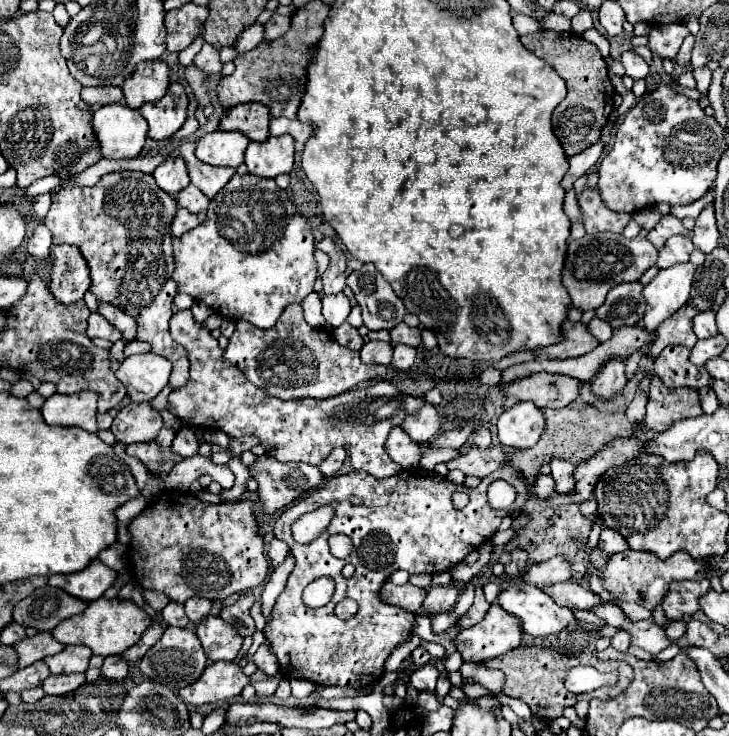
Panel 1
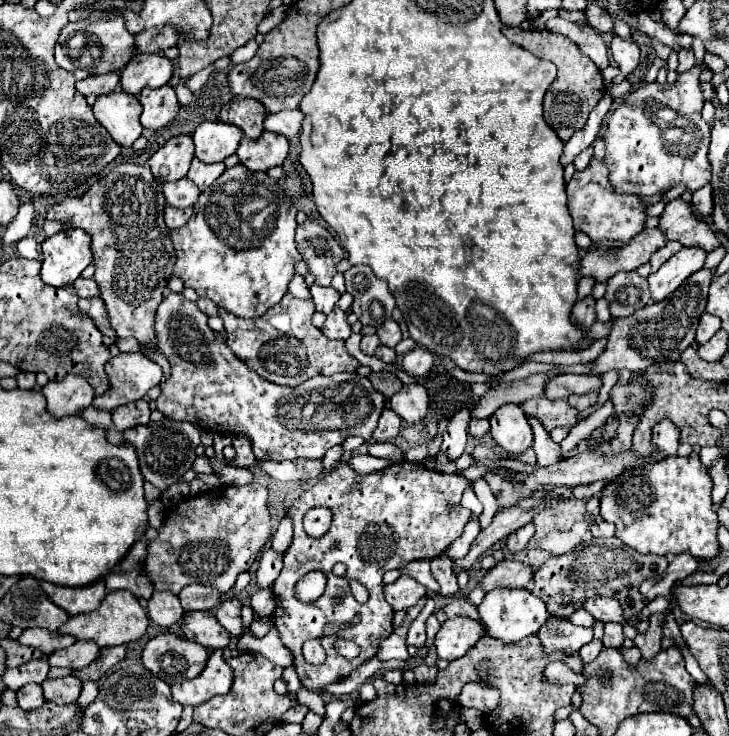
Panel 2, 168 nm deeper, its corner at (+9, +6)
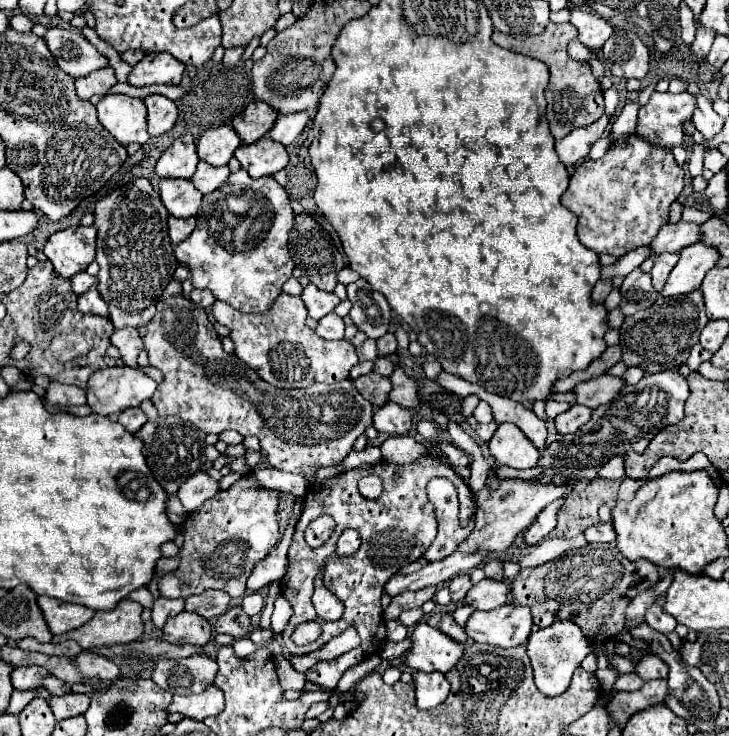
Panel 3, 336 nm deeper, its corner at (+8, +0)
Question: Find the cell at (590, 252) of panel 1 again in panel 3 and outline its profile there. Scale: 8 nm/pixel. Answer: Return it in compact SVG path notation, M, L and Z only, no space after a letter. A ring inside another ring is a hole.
M677 222L677 224L665 224L663 230L655 236L655 242L651 242L653 258L657 258L661 252L679 252L681 248L699 242L703 236L701 226L693 222Z

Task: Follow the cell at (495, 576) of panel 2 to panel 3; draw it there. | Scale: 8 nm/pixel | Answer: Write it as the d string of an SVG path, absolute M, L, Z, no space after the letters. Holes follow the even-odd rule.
M481 580L475 584L461 604L473 606L475 610L493 610L509 602L509 590L507 582L495 582L495 580Z

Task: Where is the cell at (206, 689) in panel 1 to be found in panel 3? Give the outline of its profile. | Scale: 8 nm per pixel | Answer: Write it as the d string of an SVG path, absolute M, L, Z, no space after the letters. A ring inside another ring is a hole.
M209 686L201 694L173 696L173 702L167 706L167 714L179 712L183 718L203 720L207 716L217 716L223 708L225 708L223 692L217 686Z

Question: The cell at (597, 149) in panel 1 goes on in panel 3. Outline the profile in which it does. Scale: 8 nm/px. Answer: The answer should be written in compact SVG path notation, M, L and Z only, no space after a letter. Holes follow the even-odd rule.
M601 116L599 122L595 122L591 126L585 126L585 128L579 128L579 130L573 130L565 138L561 138L555 146L561 162L565 166L573 166L577 160L587 158L593 142L603 136L607 124L609 124L609 118Z

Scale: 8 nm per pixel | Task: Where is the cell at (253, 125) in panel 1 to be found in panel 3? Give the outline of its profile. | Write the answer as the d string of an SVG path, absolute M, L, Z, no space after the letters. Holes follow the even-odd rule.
M253 102L241 116L233 120L233 128L245 144L253 144L271 130L277 116L279 114L267 102Z

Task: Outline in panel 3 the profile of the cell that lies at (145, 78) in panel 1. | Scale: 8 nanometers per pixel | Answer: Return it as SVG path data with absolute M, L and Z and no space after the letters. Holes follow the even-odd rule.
M145 54L145 58L133 66L129 84L151 86L151 84L179 84L185 64L175 60L171 54Z

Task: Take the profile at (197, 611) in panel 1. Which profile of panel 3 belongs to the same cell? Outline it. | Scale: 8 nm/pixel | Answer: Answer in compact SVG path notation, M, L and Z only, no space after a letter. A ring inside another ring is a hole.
M207 590L201 596L191 596L185 600L185 610L187 612L195 612L207 620L221 616L231 604L231 598L227 596L227 592L219 592L219 590Z

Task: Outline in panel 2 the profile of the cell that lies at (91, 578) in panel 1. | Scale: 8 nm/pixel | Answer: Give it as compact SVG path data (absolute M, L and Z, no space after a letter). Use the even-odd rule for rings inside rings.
M42 580L40 586L50 596L50 600L54 600L54 604L64 608L70 616L82 614L82 612L92 612L94 608L98 608L98 604L102 602L102 598L106 594L104 580L96 580L94 584L76 586L76 588L58 586L58 584Z

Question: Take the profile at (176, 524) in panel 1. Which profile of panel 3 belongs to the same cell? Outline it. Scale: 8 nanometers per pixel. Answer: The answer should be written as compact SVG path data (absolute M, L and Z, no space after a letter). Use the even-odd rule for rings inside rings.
M247 474L247 476L241 476L231 488L219 490L199 510L191 512L185 520L185 546L179 552L181 564L175 572L167 572L159 580L157 586L161 596L189 598L195 594L203 594L205 590L223 590L231 598L241 598L245 594L245 582L251 576L255 564L263 560L279 542L277 504L279 504L279 492L263 488L253 474Z

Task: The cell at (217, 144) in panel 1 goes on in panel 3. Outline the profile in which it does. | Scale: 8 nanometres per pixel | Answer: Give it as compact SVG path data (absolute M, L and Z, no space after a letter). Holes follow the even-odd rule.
M219 126L207 130L199 142L197 142L197 152L199 158L211 166L223 166L231 160L235 150L241 146L239 134L233 130L233 126Z

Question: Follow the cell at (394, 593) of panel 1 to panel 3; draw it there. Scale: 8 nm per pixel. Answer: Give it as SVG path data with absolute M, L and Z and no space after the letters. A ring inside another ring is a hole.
M427 586L421 588L417 592L403 592L399 596L395 596L389 604L389 608L385 610L385 620L395 620L401 612L411 610L411 608L421 608L427 600L431 600L435 596L437 588L435 586Z

